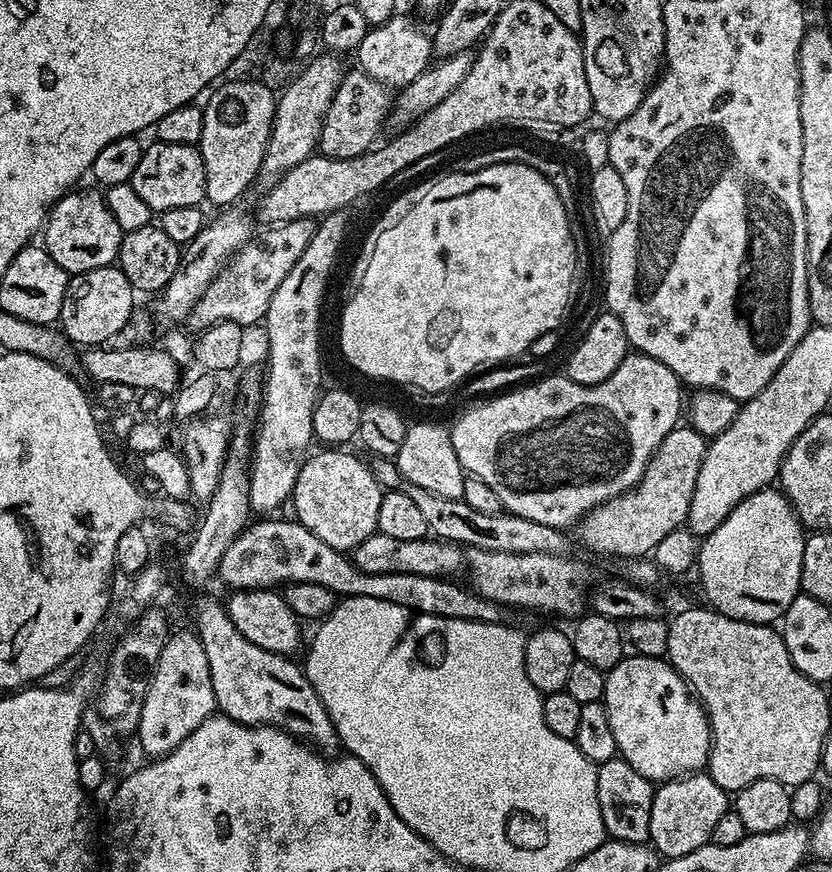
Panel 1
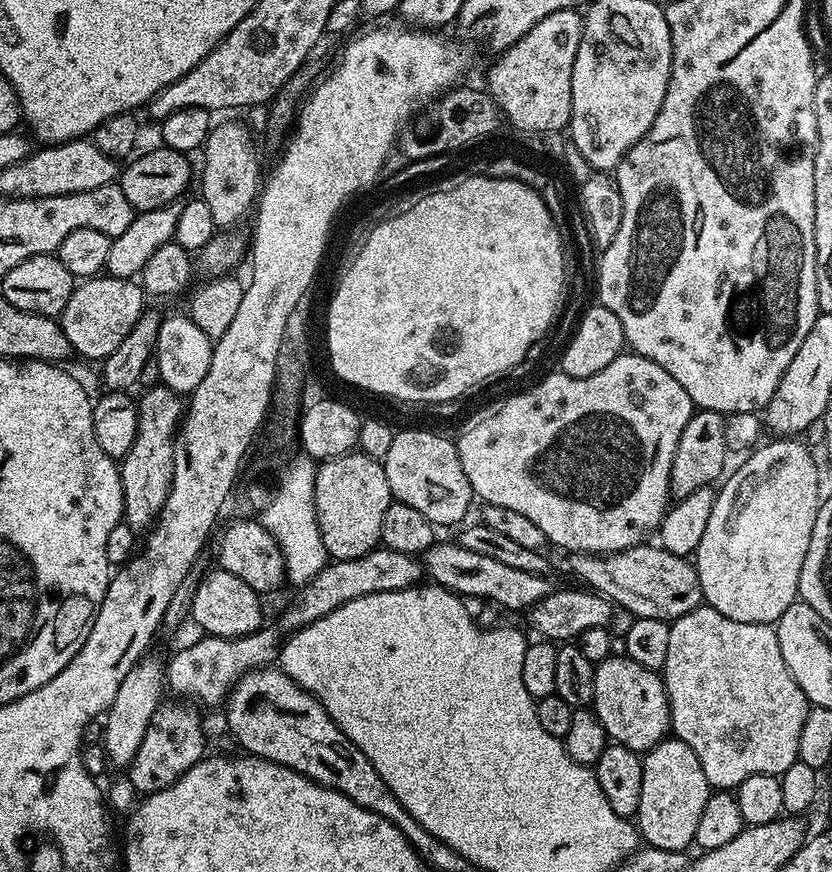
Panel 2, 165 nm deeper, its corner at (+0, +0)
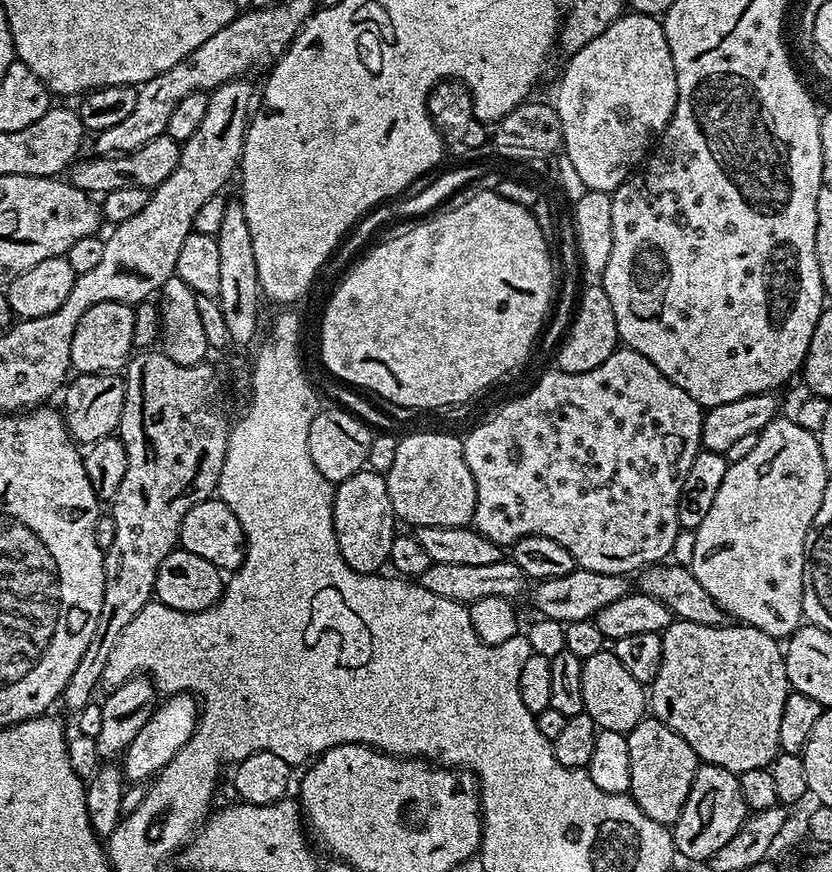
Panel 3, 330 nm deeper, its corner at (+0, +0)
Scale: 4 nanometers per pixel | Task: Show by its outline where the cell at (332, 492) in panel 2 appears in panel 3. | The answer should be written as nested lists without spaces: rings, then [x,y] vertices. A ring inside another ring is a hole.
[[[371,470],[355,472],[332,493],[332,521],[338,550],[346,558],[346,566],[356,572],[376,574],[388,564],[390,546],[398,535],[398,517],[392,510],[388,481],[381,473]]]

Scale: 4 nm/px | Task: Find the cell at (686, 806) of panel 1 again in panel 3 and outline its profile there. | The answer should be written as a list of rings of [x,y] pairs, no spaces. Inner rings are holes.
[[[645,718],[626,734],[630,746],[630,795],[632,801],[654,822],[671,826],[676,823],[690,794],[698,761],[694,750],[669,724]]]

